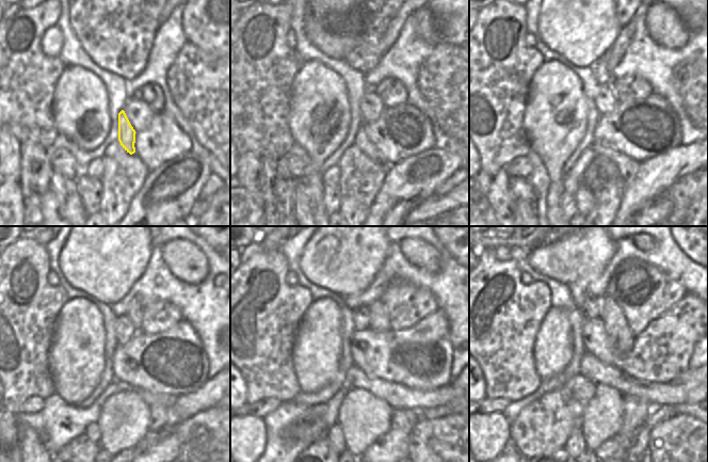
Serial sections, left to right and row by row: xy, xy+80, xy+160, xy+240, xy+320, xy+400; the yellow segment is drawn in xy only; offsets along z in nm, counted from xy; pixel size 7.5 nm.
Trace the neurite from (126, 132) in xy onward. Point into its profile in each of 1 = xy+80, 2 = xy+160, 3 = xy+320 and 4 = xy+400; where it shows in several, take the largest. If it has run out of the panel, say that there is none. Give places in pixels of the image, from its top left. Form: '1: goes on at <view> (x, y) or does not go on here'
1: goes on at xy+80 (361, 141)
2: goes on at xy+160 (627, 166)
3: goes on at xy+320 (402, 419)
4: goes on at xy+400 (640, 442)

